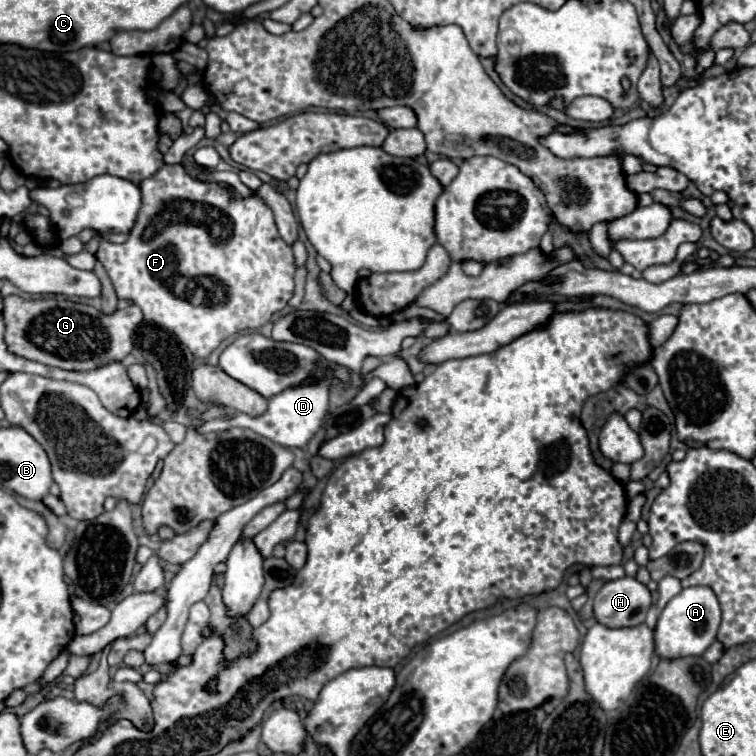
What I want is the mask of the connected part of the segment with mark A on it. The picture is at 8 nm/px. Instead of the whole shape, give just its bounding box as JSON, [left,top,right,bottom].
[654,586,720,660]

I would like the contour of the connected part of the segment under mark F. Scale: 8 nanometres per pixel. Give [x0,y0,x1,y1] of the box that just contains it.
[94,164,296,358]

